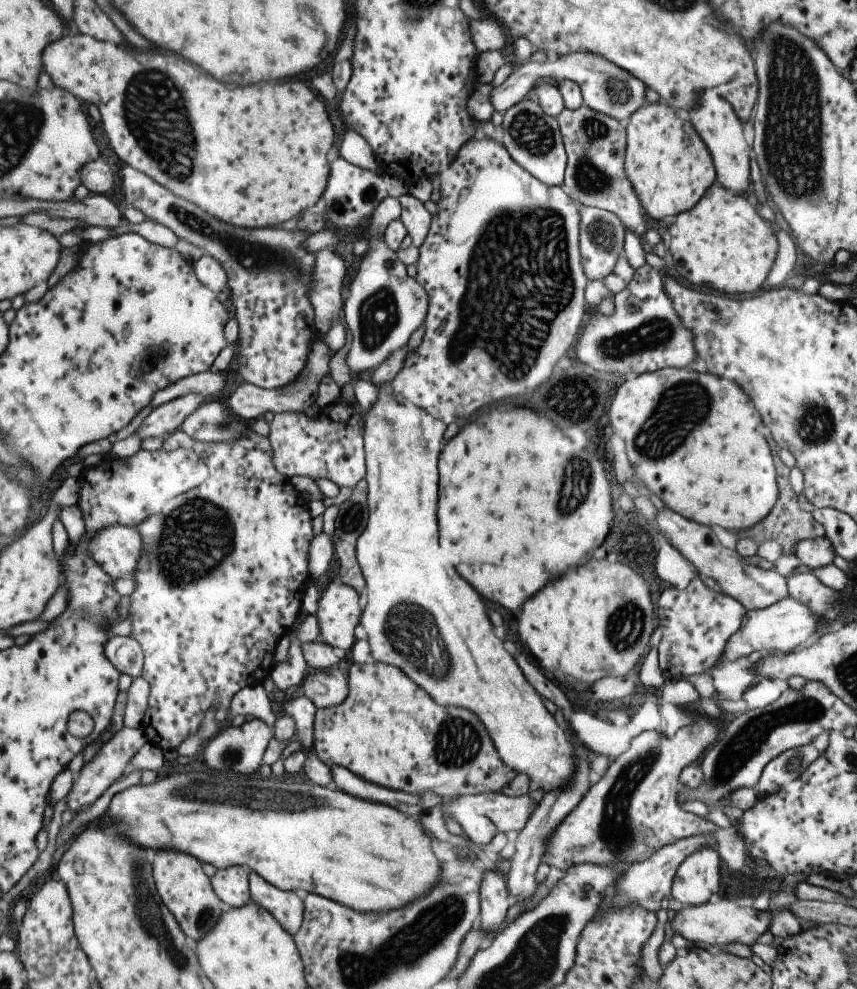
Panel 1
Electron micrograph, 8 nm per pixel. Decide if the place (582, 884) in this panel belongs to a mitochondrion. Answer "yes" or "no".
no

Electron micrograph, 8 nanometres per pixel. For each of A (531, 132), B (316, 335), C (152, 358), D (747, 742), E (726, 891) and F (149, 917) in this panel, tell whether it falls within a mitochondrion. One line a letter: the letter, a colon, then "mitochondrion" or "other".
A: mitochondrion
B: other
C: mitochondrion
D: mitochondrion
E: other
F: mitochondrion

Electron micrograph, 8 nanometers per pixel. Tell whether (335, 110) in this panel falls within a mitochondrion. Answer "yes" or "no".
no

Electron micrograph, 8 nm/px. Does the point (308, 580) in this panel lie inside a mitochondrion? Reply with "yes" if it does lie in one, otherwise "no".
no

